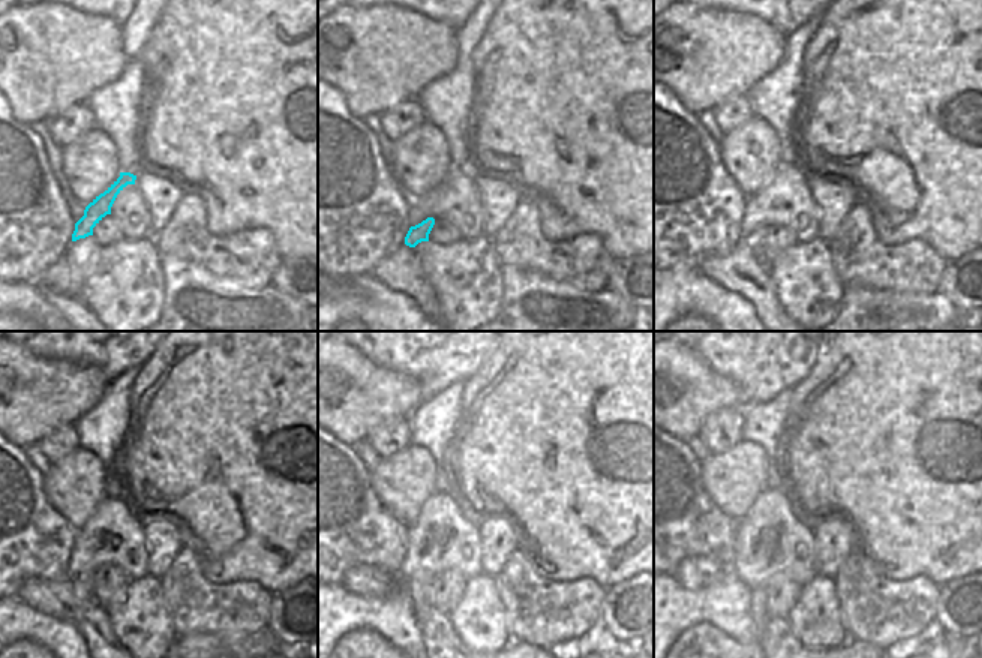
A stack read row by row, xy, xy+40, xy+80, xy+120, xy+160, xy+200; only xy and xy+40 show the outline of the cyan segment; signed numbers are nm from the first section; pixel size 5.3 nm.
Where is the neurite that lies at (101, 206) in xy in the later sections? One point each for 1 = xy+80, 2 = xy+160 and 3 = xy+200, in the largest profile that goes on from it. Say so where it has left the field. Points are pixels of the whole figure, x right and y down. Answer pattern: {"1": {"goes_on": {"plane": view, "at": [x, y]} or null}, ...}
{"1": {"goes_on": {"plane": "xy+80", "at": [754, 240]}}, "2": {"goes_on": {"plane": "xy+160", "at": [419, 589]}}, "3": {"goes_on": {"plane": "xy+200", "at": [760, 616]}}}

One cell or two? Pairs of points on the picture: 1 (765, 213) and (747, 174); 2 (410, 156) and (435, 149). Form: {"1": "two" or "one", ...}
{"1": "two", "2": "one"}

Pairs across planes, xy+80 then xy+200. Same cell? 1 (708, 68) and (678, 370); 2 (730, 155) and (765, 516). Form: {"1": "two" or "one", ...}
{"1": "one", "2": "two"}

